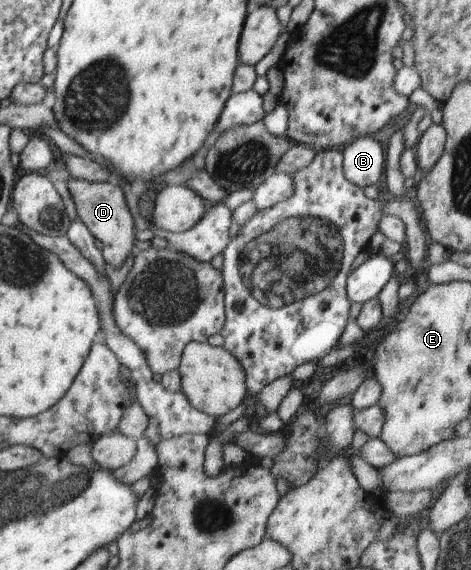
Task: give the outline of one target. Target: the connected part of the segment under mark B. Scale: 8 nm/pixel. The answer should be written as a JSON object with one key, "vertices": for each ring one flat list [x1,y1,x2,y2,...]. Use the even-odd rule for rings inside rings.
{"vertices":[[358,137,341,148,343,152,343,173,361,189,376,184,384,174,386,156,378,140]]}

